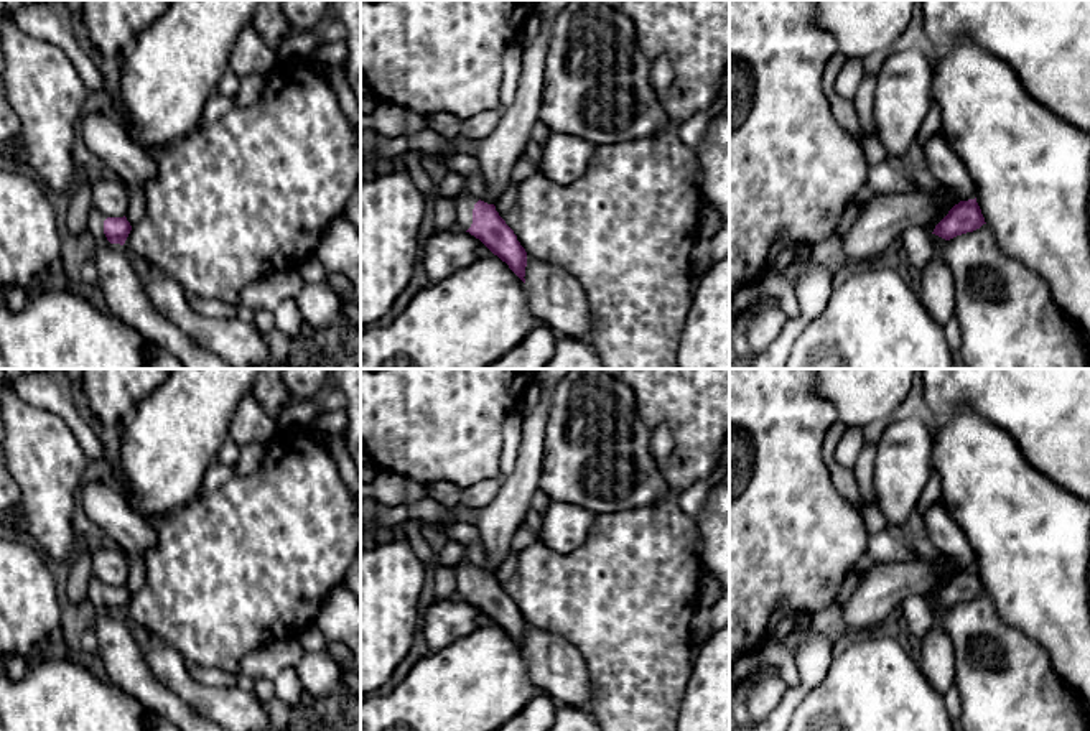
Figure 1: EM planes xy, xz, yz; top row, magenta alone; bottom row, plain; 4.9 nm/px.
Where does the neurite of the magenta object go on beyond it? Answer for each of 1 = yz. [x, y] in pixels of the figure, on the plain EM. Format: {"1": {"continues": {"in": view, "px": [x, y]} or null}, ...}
{"1": {"continues": null}}

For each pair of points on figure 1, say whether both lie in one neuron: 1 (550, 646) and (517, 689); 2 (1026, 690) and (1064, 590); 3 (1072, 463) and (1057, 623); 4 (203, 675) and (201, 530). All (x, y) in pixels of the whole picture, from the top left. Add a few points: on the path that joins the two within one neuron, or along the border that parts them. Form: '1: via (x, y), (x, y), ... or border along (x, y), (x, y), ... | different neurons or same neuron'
1: border along (524, 652), (529, 662), (529, 679), (540, 690) | different neurons
2: border along (1011, 624), (1044, 651), (1049, 667), (1061, 682) | different neurons
3: border along (1038, 470), (1072, 494) | different neurons
4: border along (188, 664), (234, 672) | different neurons

